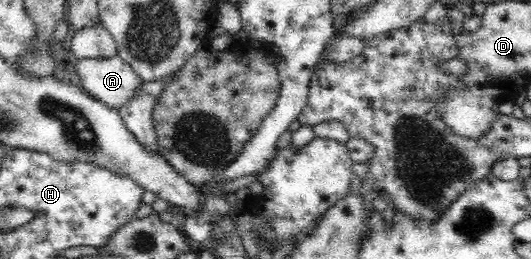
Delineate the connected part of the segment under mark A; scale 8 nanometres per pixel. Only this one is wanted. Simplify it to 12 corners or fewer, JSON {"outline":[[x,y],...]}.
{"outline":[[118,55],[77,59],[78,85],[111,108],[143,83]]}

